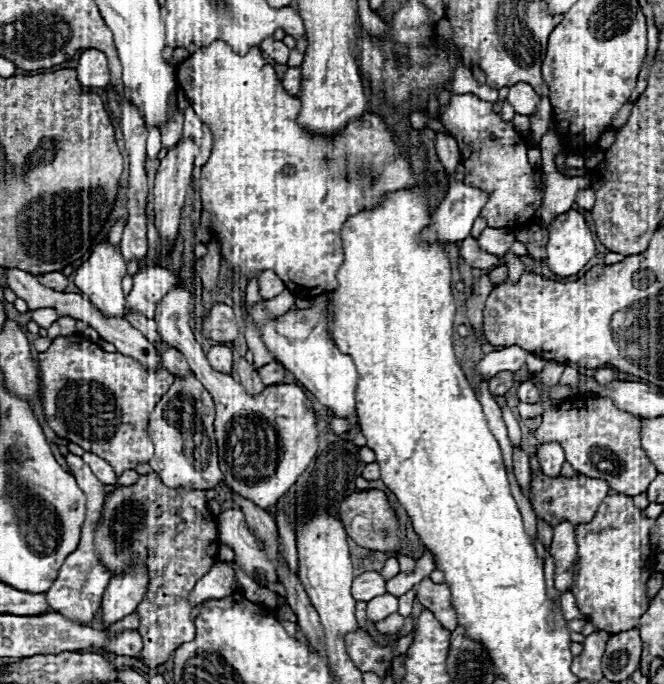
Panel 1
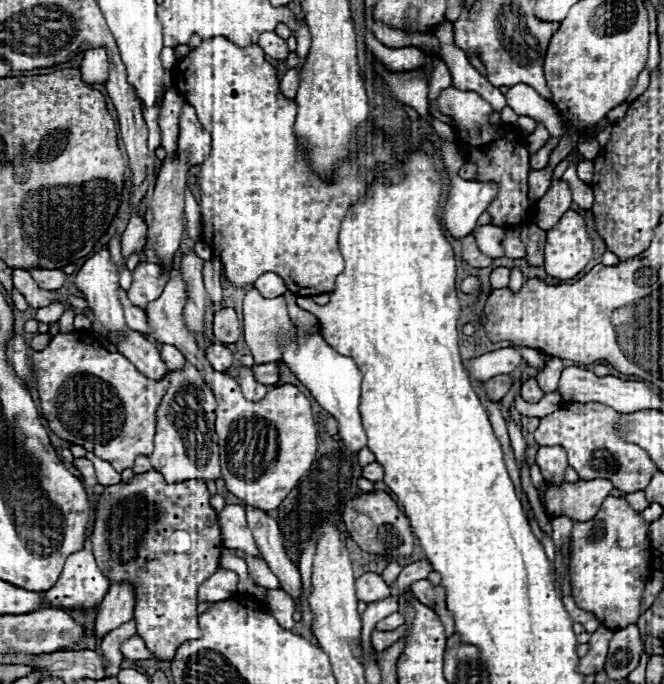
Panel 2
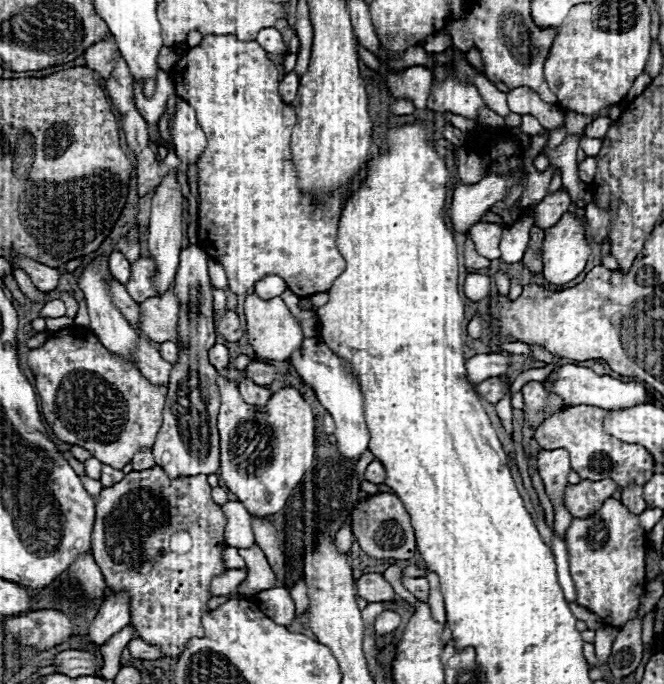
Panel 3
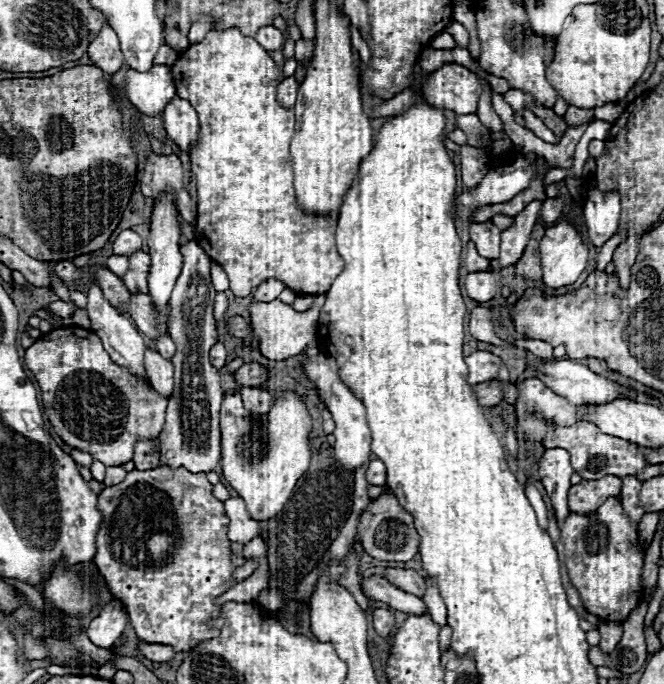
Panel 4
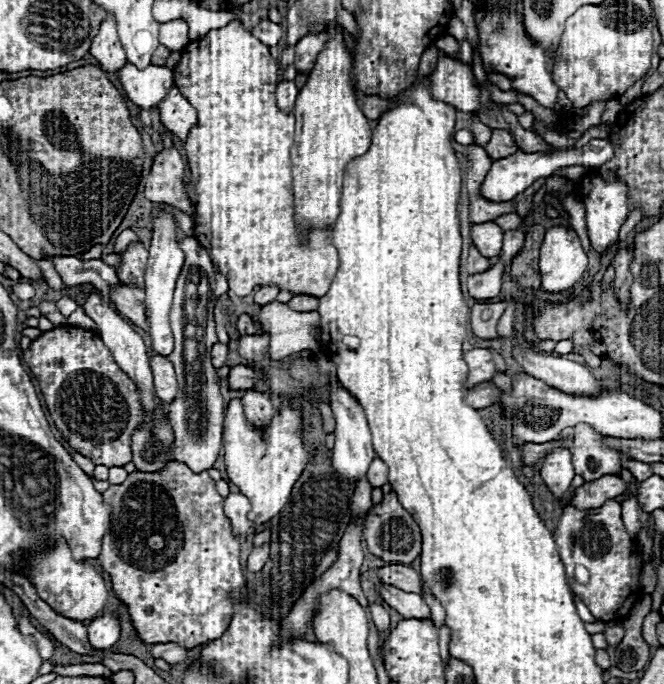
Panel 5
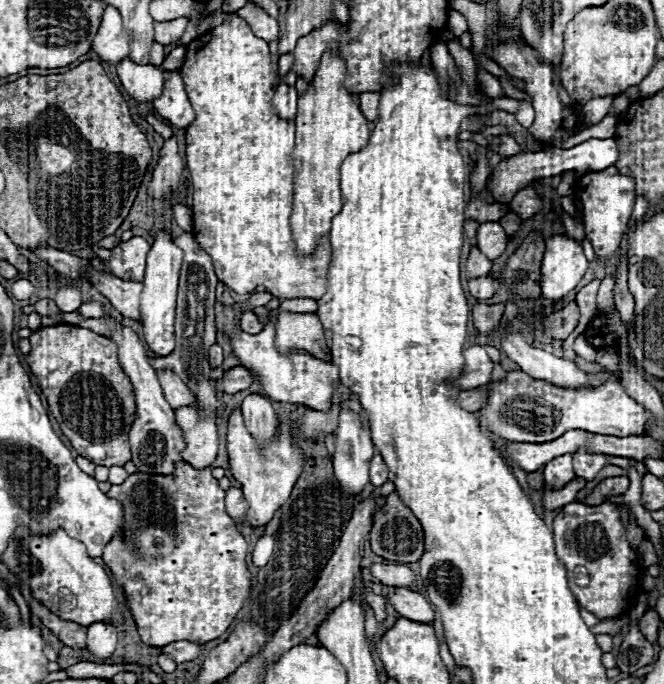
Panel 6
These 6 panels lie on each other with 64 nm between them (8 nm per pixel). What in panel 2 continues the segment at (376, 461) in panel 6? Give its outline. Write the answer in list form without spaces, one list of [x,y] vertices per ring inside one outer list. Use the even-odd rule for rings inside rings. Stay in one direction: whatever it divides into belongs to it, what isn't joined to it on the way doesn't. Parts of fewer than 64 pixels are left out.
[[[372,462],[372,464],[368,464],[368,466],[362,470],[362,476],[364,476],[366,480],[370,480],[370,482],[380,482],[380,480],[384,478],[384,470],[382,470],[382,466],[380,466],[378,462]]]

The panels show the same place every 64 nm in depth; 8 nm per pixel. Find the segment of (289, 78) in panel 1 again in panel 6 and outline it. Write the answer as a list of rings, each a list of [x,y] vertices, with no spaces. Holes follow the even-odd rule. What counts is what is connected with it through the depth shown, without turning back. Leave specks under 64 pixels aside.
[[[282,82],[282,84],[276,88],[276,94],[274,94],[276,114],[278,114],[282,120],[296,120],[296,112],[298,112],[296,100],[298,100],[296,88],[292,88],[292,86],[288,86],[288,84]]]

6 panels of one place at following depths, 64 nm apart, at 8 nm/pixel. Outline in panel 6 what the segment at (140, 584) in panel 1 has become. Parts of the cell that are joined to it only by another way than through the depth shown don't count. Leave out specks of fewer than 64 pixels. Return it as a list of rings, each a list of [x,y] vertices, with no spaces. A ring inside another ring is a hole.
[[[96,622],[96,624],[88,626],[86,648],[98,660],[106,660],[112,656],[114,648],[116,648],[116,640],[118,640],[116,626],[106,624],[106,622]]]

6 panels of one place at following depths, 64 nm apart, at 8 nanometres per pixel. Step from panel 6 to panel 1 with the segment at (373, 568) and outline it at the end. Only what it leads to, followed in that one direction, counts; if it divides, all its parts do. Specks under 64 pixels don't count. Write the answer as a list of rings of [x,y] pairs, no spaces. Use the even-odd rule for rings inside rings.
[[[424,578],[416,586],[416,598],[424,608],[434,612],[434,616],[446,630],[452,632],[456,628],[456,614],[452,610],[450,590],[446,584],[434,584],[430,578]]]

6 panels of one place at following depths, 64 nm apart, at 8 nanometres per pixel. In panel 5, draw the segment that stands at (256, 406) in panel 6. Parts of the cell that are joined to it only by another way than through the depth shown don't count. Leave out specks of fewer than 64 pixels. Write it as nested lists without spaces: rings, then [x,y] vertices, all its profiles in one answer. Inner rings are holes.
[[[246,390],[246,396],[242,398],[242,404],[244,404],[246,420],[256,430],[266,430],[270,426],[272,416],[274,416],[274,406],[272,406],[268,394]]]

